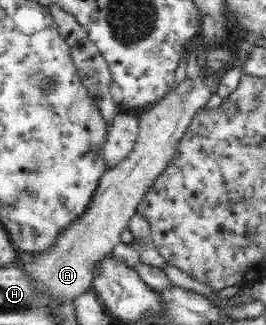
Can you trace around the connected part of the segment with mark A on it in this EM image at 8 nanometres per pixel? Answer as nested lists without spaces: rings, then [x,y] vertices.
[[[207,60],[206,66],[199,68],[196,75],[187,74],[186,79],[182,80],[182,83],[179,84],[176,90],[168,93],[161,102],[158,102],[151,110],[148,110],[139,118],[138,136],[134,148],[122,162],[109,167],[103,174],[100,186],[98,186],[98,190],[96,190],[96,194],[94,194],[90,208],[85,216],[79,218],[79,221],[76,221],[75,225],[72,225],[67,230],[67,233],[64,233],[59,238],[59,243],[51,251],[48,251],[41,257],[33,258],[31,263],[24,266],[28,274],[31,274],[39,282],[43,282],[58,298],[62,300],[64,298],[75,298],[89,290],[92,285],[90,268],[100,258],[110,254],[112,248],[121,241],[121,234],[124,232],[126,225],[129,224],[129,220],[134,216],[134,212],[138,209],[140,200],[156,183],[156,180],[162,176],[161,174],[167,169],[167,166],[175,159],[179,149],[178,145],[188,127],[192,124],[196,114],[199,114],[200,110],[206,108],[210,96],[214,94],[210,83],[218,81],[215,79],[214,72],[215,70],[210,67],[210,62]]]

